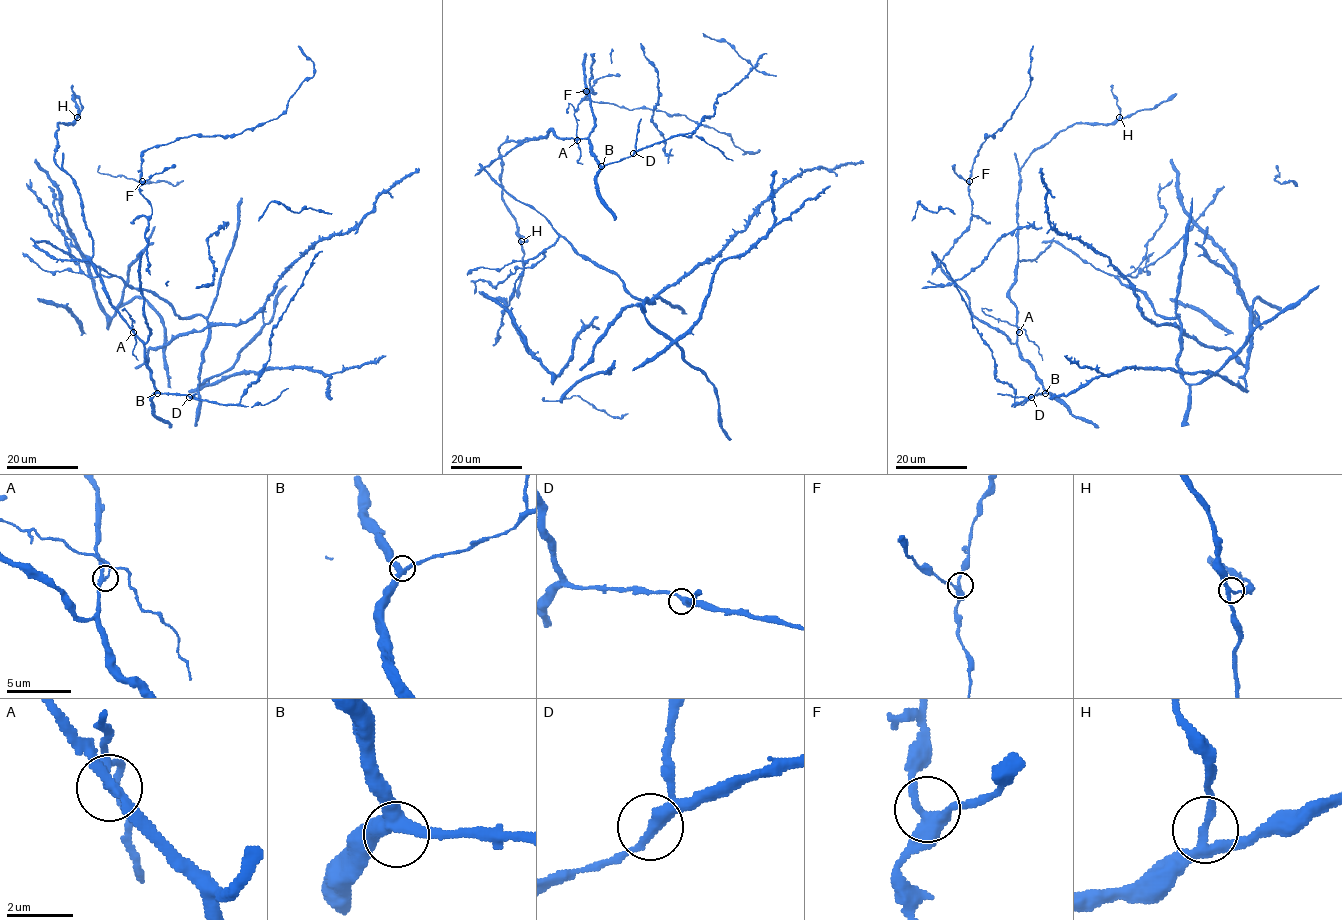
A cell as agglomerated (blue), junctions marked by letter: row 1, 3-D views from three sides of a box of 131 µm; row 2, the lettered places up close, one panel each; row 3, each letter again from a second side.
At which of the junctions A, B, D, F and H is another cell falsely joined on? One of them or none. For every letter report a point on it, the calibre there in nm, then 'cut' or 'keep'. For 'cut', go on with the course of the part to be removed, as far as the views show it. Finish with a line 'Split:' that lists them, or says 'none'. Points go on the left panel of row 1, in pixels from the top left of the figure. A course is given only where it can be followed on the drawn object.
A: at (133, 332); 240 nm thick; cut; foreign part runs (133, 332), (133, 321), (123, 309)
B: at (157, 393); 340 nm thick; keep
D: at (189, 397); 280 nm thick; keep
F: at (142, 181); 360 nm thick; keep
H: at (77, 117); 240 nm thick; keep
Split: A

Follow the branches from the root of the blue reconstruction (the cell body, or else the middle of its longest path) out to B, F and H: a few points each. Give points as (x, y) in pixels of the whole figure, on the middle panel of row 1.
B: (511, 151), (552, 131), (559, 138), (587, 139), (591, 151), (601, 166)
F: (511, 151), (550, 131), (586, 139), (594, 126), (584, 74), (584, 59), (592, 59), (596, 93), (586, 91)
H: (511, 151), (537, 139), (505, 141), (498, 149), (503, 202), (515, 220), (517, 236), (521, 241)

